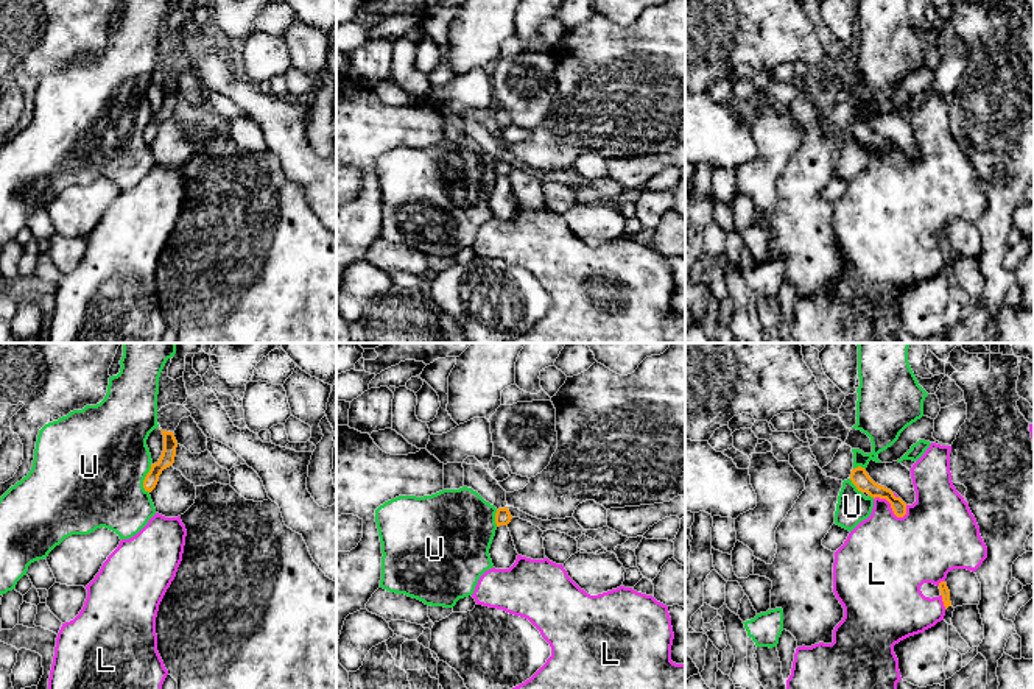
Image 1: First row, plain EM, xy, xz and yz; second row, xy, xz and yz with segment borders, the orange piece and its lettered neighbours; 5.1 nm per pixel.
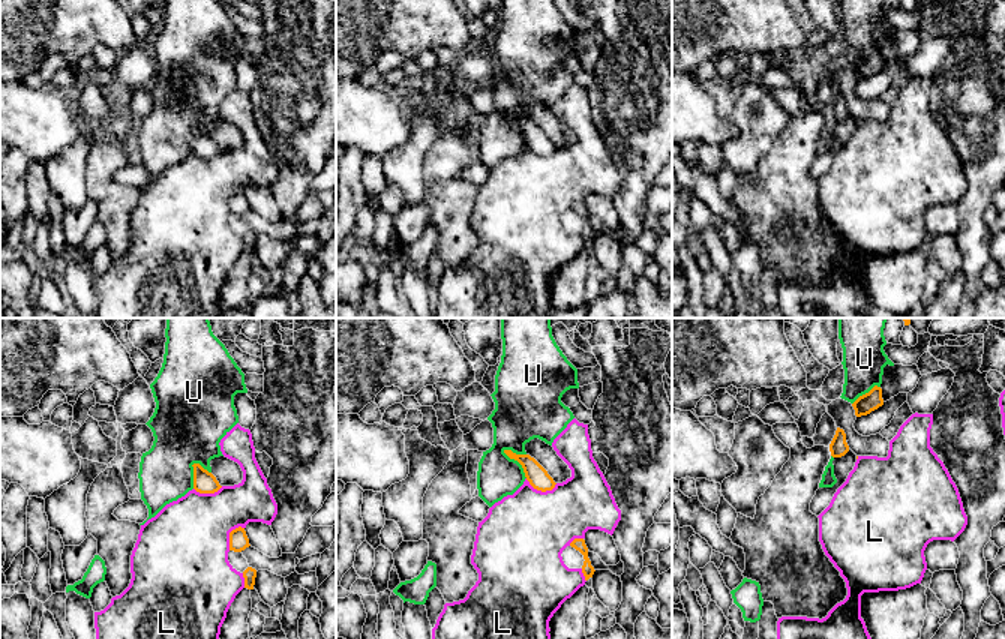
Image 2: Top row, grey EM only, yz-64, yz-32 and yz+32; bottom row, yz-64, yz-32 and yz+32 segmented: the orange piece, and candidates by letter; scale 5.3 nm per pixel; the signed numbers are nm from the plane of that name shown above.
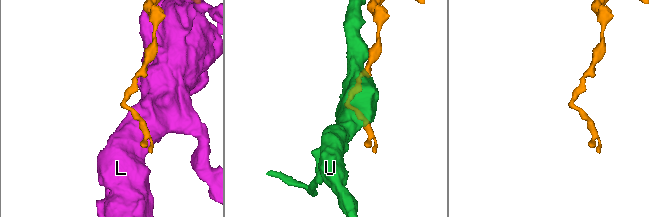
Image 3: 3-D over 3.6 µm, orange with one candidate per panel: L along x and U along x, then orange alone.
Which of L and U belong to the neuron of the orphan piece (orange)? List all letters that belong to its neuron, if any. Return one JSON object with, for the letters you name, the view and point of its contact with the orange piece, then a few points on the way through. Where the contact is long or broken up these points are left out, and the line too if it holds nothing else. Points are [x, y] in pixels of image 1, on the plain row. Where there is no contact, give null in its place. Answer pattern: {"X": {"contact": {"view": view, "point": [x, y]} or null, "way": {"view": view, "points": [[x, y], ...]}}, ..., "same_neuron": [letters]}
{"U": {"contact": {"view": "xy", "point": [145, 130]}}, "same_neuron": ["U"]}

